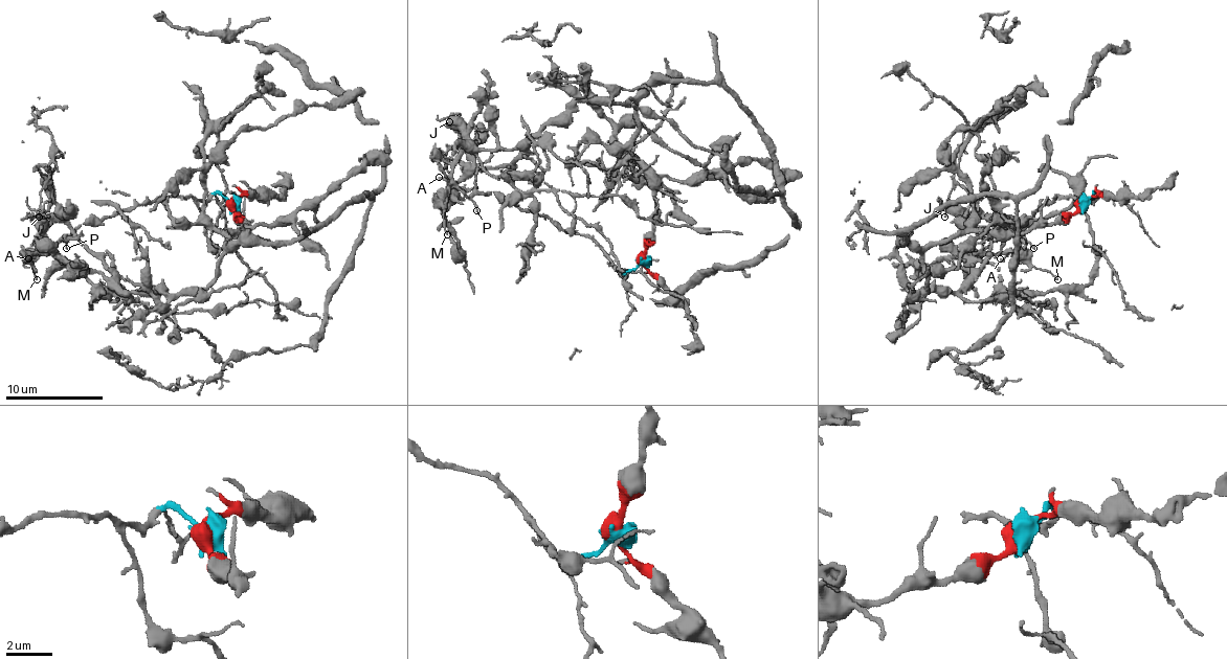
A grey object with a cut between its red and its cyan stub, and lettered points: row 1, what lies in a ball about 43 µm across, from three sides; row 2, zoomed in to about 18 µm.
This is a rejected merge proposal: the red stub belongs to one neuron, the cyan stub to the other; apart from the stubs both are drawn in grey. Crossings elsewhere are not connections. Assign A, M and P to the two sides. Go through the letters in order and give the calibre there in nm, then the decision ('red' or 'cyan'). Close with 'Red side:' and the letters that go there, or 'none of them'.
A: calibre 140 nm; cyan
M: calibre 110 nm; cyan
P: calibre 120 nm; cyan
Red side: none of them

